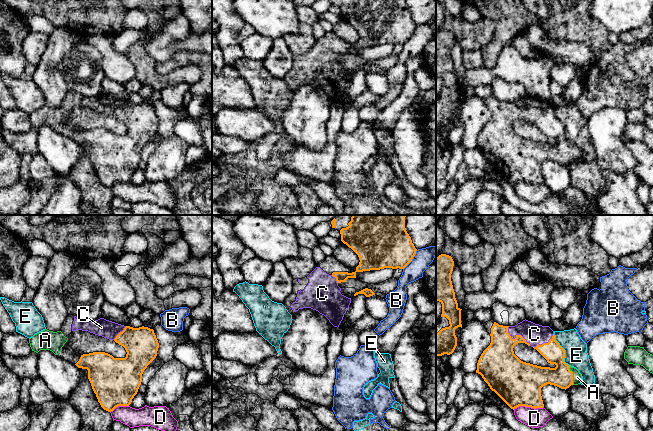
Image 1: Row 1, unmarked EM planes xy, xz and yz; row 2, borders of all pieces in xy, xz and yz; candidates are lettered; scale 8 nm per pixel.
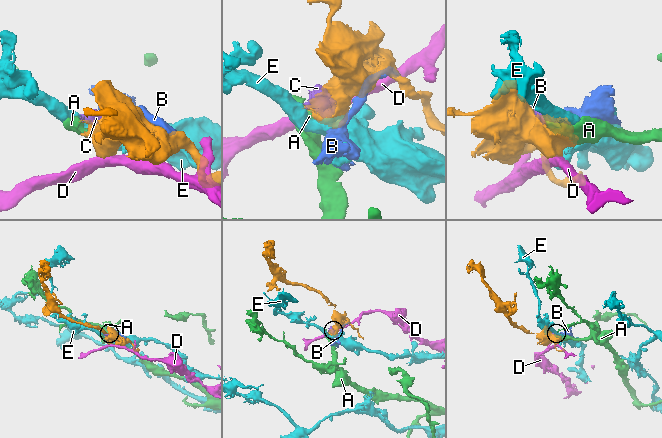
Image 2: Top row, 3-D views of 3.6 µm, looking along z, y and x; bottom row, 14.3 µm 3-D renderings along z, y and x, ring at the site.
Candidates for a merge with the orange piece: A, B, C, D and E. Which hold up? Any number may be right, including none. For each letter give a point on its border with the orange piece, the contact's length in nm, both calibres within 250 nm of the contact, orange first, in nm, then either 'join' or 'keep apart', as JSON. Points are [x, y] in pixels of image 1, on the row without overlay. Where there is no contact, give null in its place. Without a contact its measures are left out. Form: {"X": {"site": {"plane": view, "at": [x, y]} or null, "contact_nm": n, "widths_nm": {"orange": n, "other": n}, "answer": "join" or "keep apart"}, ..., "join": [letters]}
{"A": {"site": {"plane": "yz", "at": [572, 151]}, "contact_nm": 160, "widths_nm": {"orange": 170, "other": 70}, "answer": "join"}, "B": {"site": {"plane": "xz", "at": [411, 36]}, "contact_nm": 200, "widths_nm": {"orange": 360, "other": 150}, "answer": "keep apart"}, "C": {"site": {"plane": "yz", "at": [516, 112]}, "contact_nm": 240, "widths_nm": {"orange": 280, "other": 170}, "answer": "join"}, "D": {"site": {"plane": "yz", "at": [528, 182]}, "contact_nm": 240, "widths_nm": {"orange": 360, "other": 160}, "answer": "keep apart"}, "E": {"site": {"plane": "yz", "at": [564, 126]}, "contact_nm": 300, "widths_nm": {"orange": 170, "other": 180}, "answer": "keep apart"}, "join": ["A", "C"]}

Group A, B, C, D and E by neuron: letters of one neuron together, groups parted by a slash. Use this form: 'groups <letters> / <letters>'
groups A C / B / D / E

